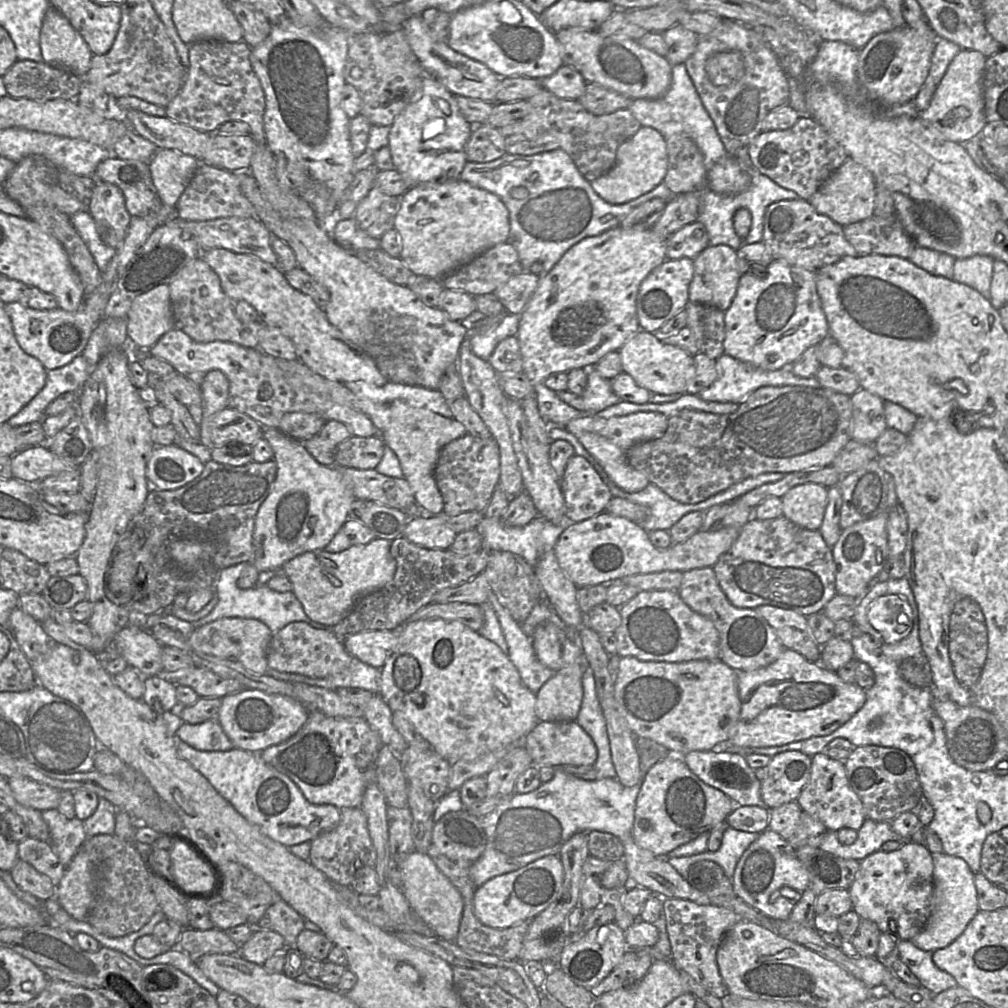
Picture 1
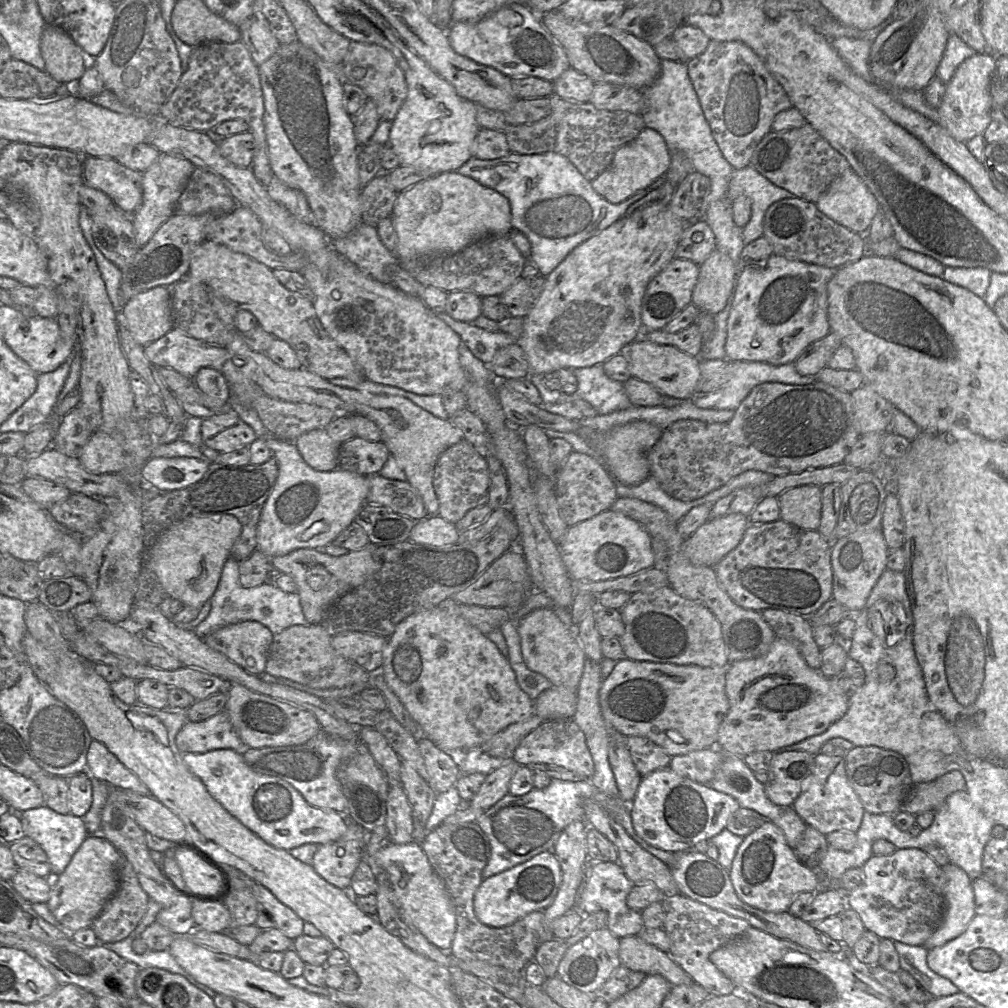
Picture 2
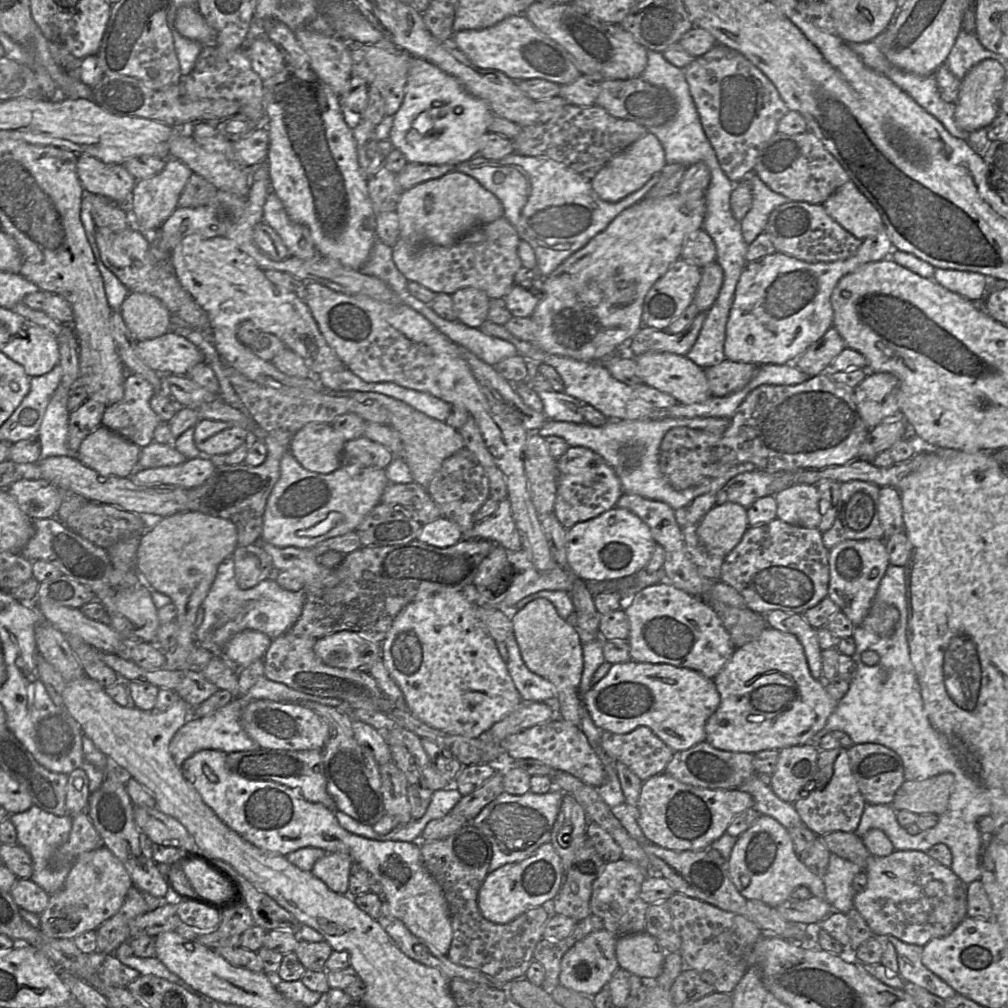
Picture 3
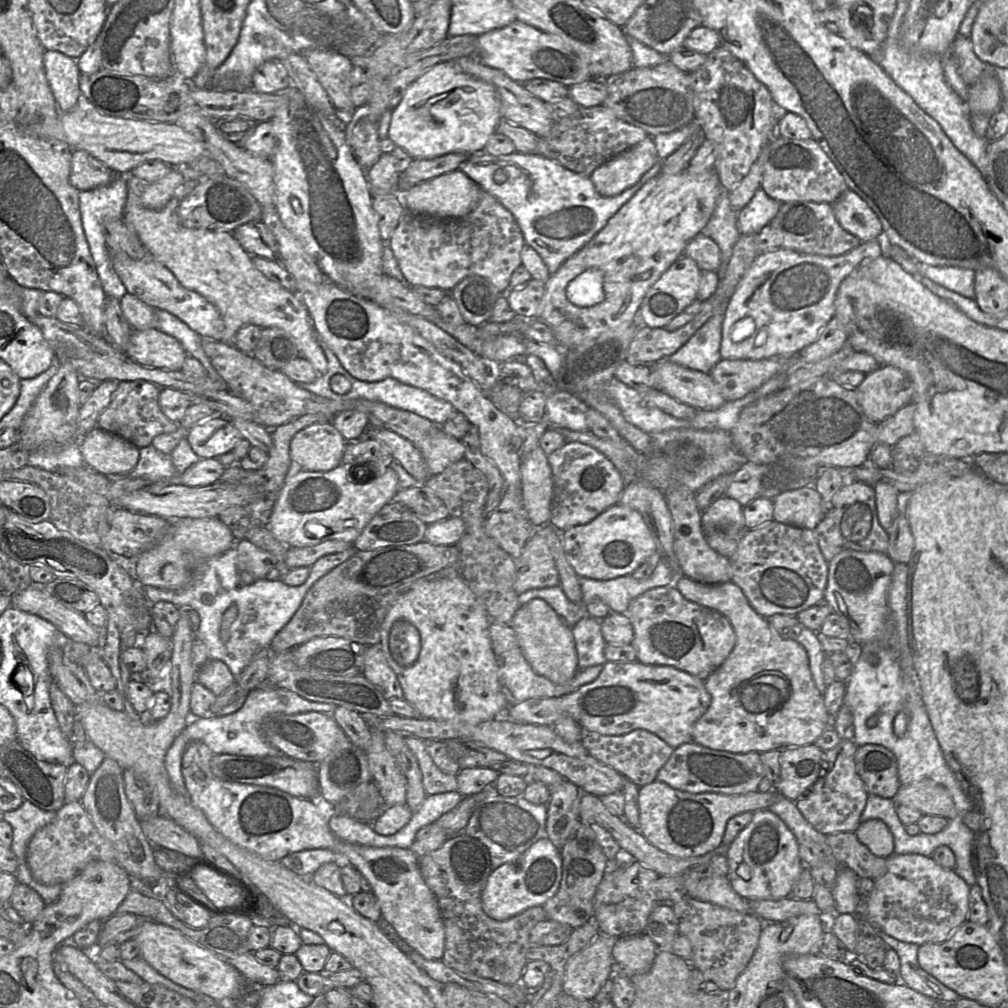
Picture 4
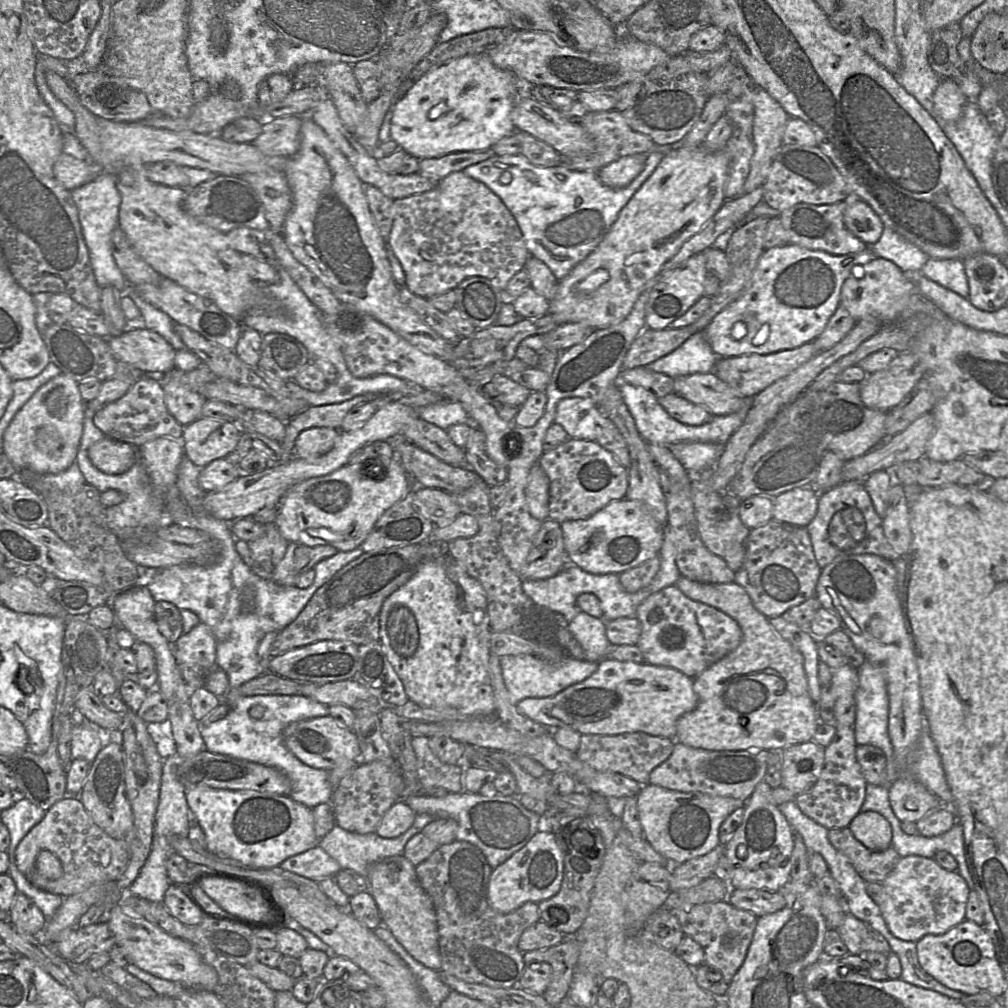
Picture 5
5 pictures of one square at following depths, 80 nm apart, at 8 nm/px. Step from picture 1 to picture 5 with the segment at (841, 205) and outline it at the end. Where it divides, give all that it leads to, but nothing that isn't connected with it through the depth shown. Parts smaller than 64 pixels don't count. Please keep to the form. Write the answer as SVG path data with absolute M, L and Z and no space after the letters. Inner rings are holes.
M853 198L844 211L846 228L868 246L876 243L884 224L873 209L861 199Z

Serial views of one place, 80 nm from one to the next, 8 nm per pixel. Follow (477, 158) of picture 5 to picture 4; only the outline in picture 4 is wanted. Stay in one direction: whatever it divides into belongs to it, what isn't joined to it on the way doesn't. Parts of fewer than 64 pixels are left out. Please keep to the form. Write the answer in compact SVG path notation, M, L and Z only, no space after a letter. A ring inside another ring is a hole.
M450 153L433 159L415 159L400 174L399 190L405 192L420 183L458 170L461 163L469 156L463 153Z

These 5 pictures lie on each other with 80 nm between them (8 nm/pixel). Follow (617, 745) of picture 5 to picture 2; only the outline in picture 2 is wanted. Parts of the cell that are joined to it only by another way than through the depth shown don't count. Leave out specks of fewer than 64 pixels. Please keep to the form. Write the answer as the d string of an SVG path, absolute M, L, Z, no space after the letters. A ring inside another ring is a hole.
M626 736L626 746L642 777L658 769L669 767L672 756L645 737Z

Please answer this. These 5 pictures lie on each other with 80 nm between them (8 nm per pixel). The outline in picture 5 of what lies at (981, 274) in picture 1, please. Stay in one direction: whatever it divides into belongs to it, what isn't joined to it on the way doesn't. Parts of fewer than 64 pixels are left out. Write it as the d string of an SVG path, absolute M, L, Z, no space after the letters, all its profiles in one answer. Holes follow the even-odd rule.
M929 258L923 265L921 274L940 286L968 299L969 286L962 260Z

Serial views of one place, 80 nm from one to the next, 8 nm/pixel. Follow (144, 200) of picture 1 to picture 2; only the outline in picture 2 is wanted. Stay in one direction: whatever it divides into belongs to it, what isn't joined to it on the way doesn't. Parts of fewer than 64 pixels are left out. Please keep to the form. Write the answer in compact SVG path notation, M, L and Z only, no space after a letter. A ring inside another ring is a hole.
M85 156L84 183L105 193L123 212L133 214L142 203L143 173L131 170L116 159Z

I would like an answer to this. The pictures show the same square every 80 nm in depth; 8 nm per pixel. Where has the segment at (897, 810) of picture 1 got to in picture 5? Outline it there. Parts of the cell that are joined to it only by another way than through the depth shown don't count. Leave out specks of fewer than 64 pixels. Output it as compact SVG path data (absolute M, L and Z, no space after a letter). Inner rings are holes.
M857 745L856 760L867 784L888 787L887 760L882 750L872 745Z

